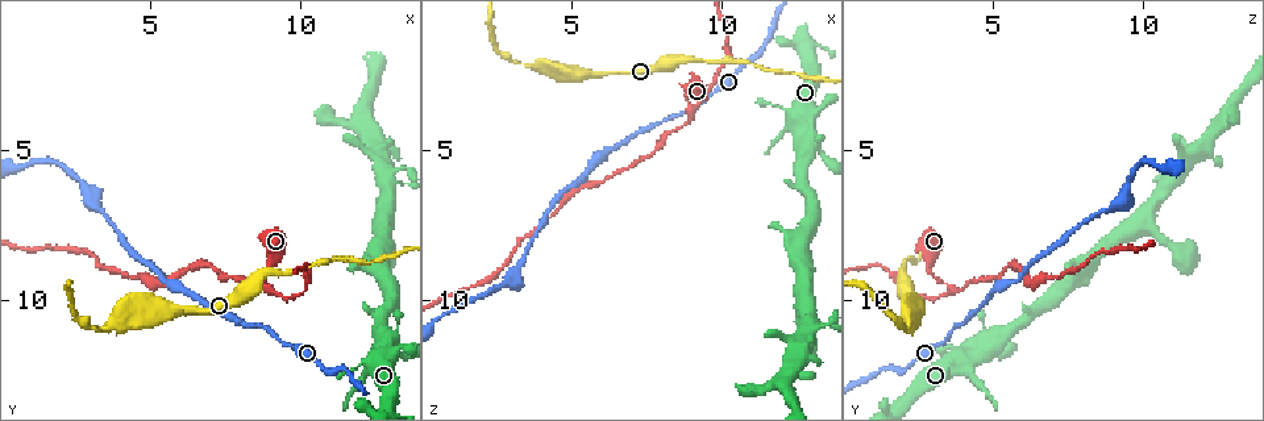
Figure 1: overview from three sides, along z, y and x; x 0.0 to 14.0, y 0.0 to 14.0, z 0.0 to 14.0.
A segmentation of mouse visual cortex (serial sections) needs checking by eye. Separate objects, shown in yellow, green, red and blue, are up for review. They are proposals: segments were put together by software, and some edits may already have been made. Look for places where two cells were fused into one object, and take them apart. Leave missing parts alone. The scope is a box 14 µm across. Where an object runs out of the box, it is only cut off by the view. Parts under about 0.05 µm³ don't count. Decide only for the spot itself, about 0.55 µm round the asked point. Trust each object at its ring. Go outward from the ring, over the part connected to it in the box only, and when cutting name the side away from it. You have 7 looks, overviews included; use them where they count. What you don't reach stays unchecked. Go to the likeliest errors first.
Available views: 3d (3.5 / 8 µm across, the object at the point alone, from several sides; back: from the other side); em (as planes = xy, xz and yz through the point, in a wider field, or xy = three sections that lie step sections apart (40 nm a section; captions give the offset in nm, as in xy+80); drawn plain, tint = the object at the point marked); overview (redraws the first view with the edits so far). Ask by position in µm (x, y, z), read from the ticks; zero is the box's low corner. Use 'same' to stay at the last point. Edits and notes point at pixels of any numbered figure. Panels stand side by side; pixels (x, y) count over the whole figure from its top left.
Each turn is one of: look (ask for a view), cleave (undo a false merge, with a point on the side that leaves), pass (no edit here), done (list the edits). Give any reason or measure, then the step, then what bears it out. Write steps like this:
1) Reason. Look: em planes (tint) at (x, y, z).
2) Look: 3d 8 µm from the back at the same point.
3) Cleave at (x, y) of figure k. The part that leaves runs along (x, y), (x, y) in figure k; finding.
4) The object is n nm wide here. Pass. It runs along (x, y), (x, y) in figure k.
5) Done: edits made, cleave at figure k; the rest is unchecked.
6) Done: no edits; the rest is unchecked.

Three arms meet. Look: 3d 3.5 µm at (9.0, 9.7, 3.5).

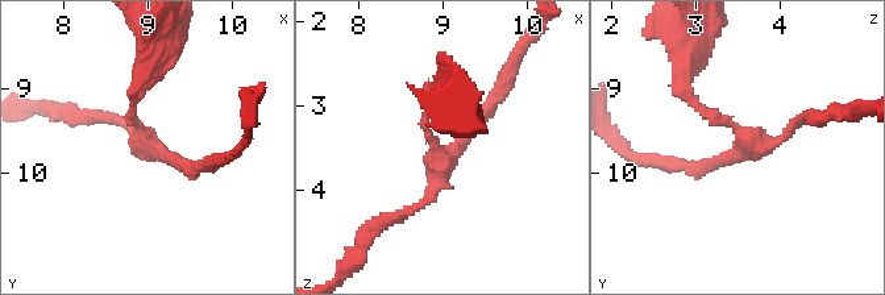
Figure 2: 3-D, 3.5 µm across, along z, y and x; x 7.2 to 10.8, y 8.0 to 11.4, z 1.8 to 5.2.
Shape alone is not enough. Look: em xy step 3 (plain) at (8.95, 9.60, 3.65).

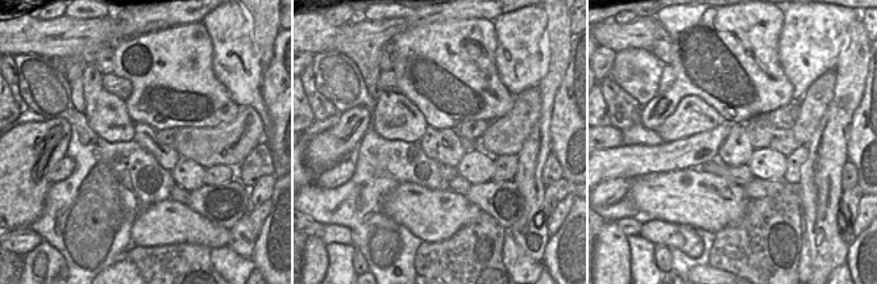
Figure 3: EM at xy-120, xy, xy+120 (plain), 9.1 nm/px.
With the object marked. Look: em xy step 3 (tint) at the same point.

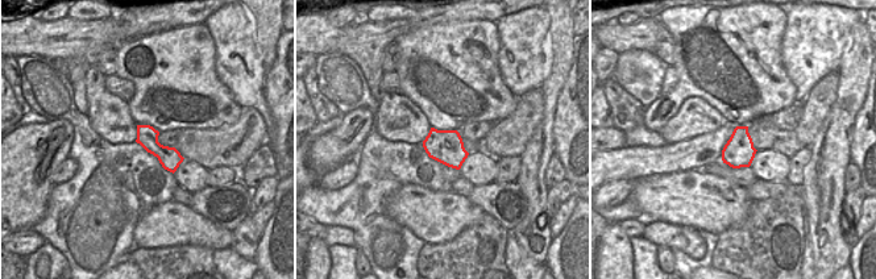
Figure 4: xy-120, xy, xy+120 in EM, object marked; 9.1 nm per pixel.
3 arms meet here. Pass. It runs along (429, 94), (437, 187), (398, 215) in figure 2; one cell here.

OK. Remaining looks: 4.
Thin neck. Look: 3d 8 µm at (10.7, 12.2, 2.1).

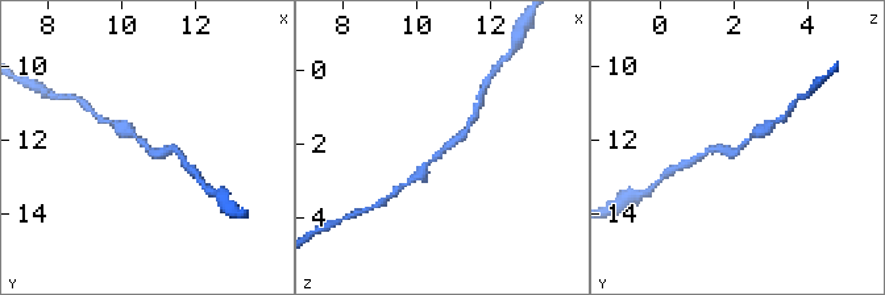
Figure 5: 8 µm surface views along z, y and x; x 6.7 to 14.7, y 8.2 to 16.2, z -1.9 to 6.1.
Zoom in. Look: 3d 3.5 µm at (10.9, 12.3, 2.2).

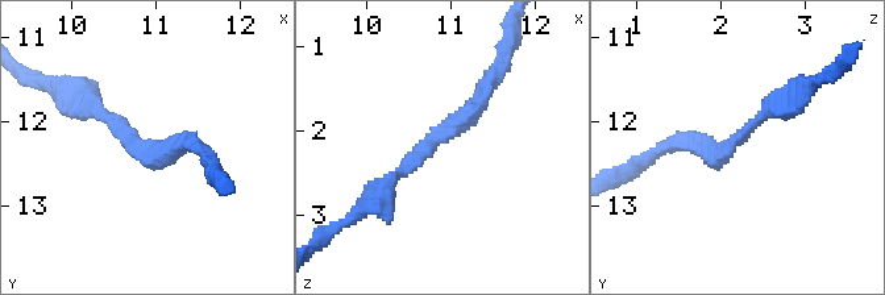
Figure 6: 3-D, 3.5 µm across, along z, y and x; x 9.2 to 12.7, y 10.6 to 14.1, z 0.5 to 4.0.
Shape alone is not enough. Look: em xy step 1 (tint) at (10.85, 12.25, 2.15).

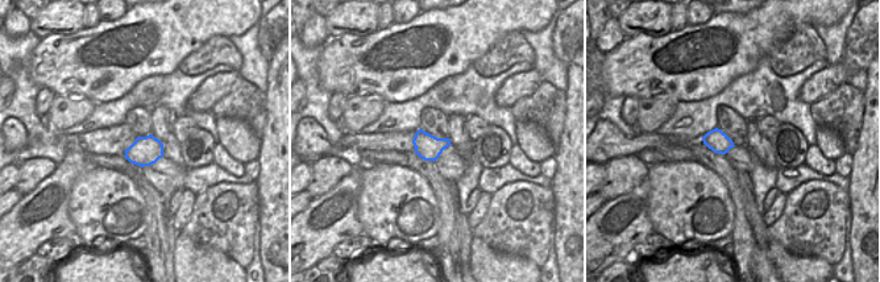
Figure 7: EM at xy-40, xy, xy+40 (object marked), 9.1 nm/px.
The arms are 200, 200 nm wide. Pass. It runs along (383, 192), (476, 108), (493, 82) in figure 6; all the same cell.

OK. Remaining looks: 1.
Done: no edits; the rest is unchecked.

